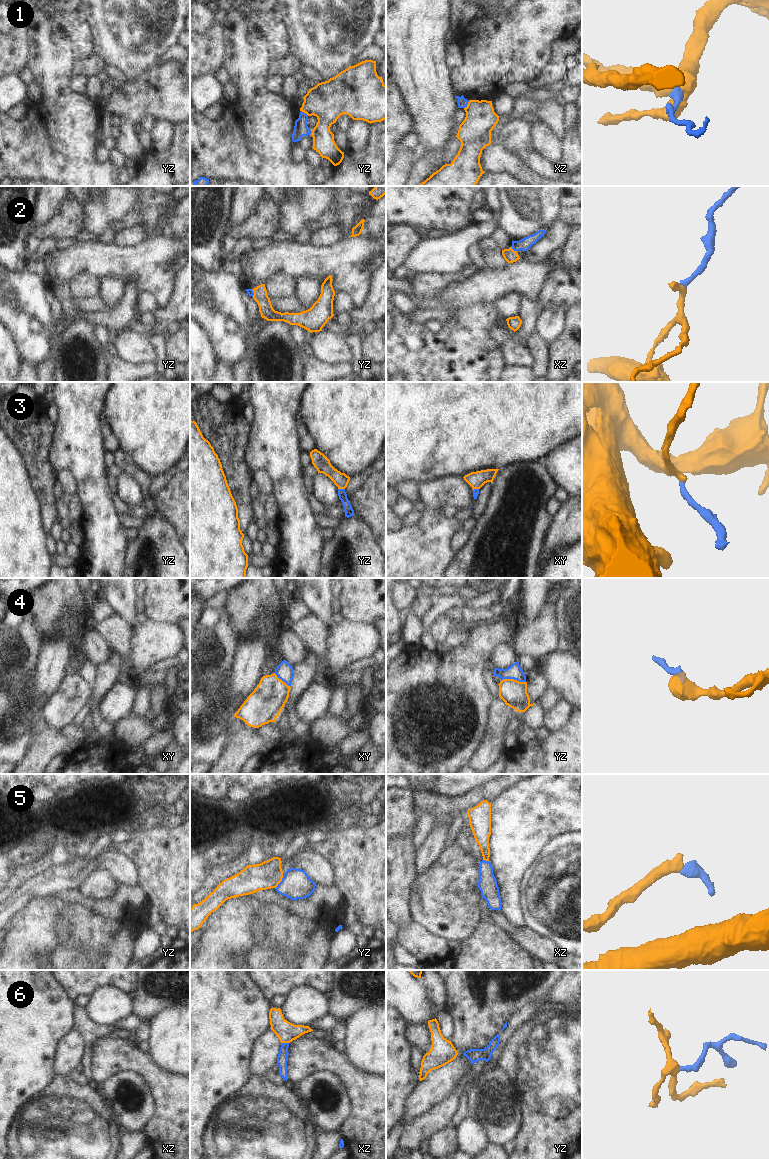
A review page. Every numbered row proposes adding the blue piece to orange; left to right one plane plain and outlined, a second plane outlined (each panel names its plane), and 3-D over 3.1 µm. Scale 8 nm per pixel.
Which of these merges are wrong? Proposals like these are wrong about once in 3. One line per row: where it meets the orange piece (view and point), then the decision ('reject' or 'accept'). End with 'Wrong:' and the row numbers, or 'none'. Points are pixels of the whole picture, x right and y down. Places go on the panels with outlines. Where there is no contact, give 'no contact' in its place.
1: xz (467, 105) | reject
2: xz (512, 249) | accept
3: yz (341, 488) | accept
4: yz (513, 679) | reject
5: yz (280, 881) | reject
6: xz (285, 1042) | accept
Wrong: 1, 4, 5

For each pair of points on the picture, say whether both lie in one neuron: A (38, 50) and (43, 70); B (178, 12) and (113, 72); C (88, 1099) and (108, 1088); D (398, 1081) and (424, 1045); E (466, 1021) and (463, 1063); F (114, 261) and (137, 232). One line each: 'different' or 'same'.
A: same
B: different
C: different
D: different
E: different
F: different

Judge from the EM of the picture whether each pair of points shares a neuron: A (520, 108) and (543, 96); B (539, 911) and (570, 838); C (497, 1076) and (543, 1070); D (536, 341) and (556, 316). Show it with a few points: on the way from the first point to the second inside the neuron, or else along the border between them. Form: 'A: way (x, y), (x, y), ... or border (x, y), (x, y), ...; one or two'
A: border (520, 97), (539, 102), (546, 102), (554, 98); two
B: way (536, 893), (542, 885), (543, 876), (563, 856); one
C: border (497, 1064), (520, 1095); two
D: border (535, 330), (548, 343); two

